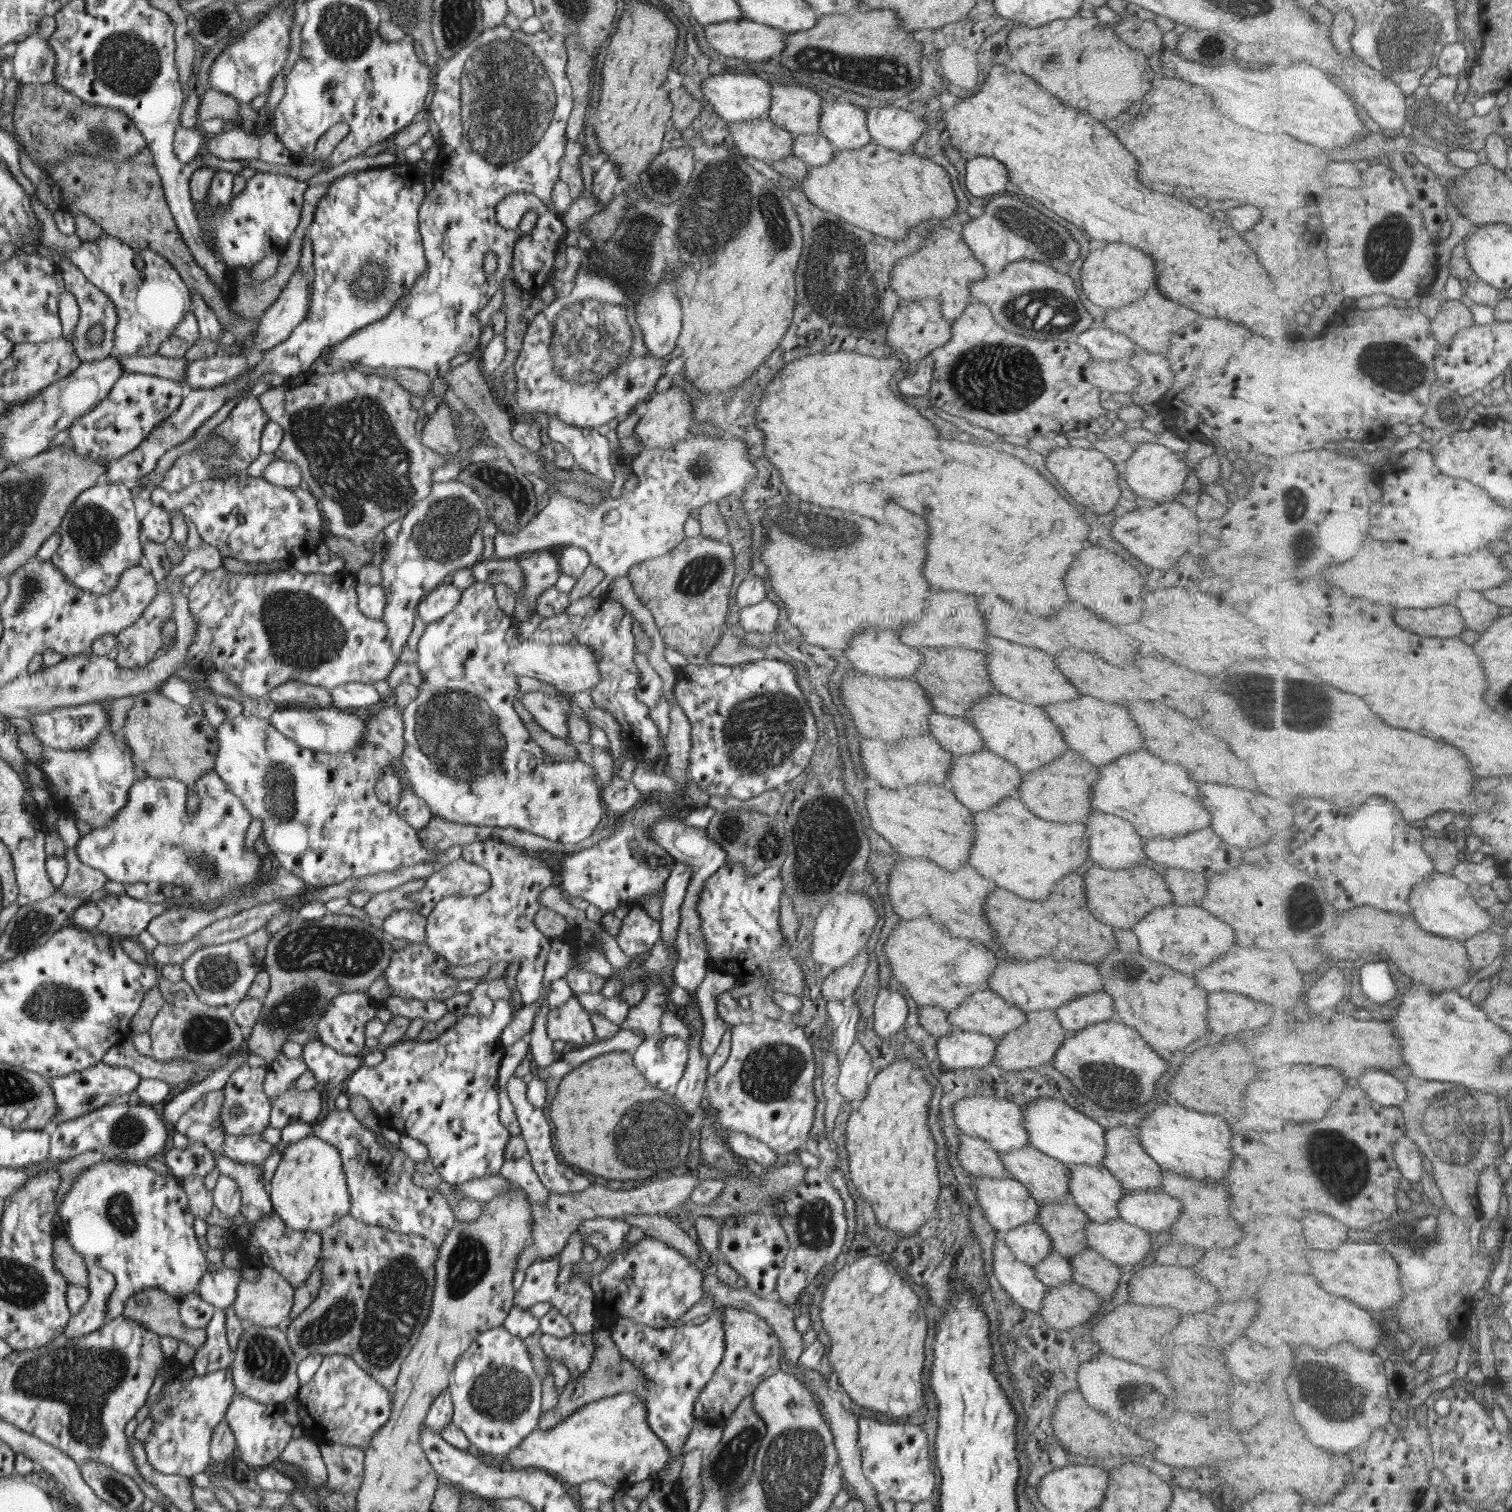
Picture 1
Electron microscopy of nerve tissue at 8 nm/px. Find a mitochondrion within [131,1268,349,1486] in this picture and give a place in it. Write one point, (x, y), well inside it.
(267, 1364)

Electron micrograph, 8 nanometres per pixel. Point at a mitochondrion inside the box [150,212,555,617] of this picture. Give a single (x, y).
(356, 457)

